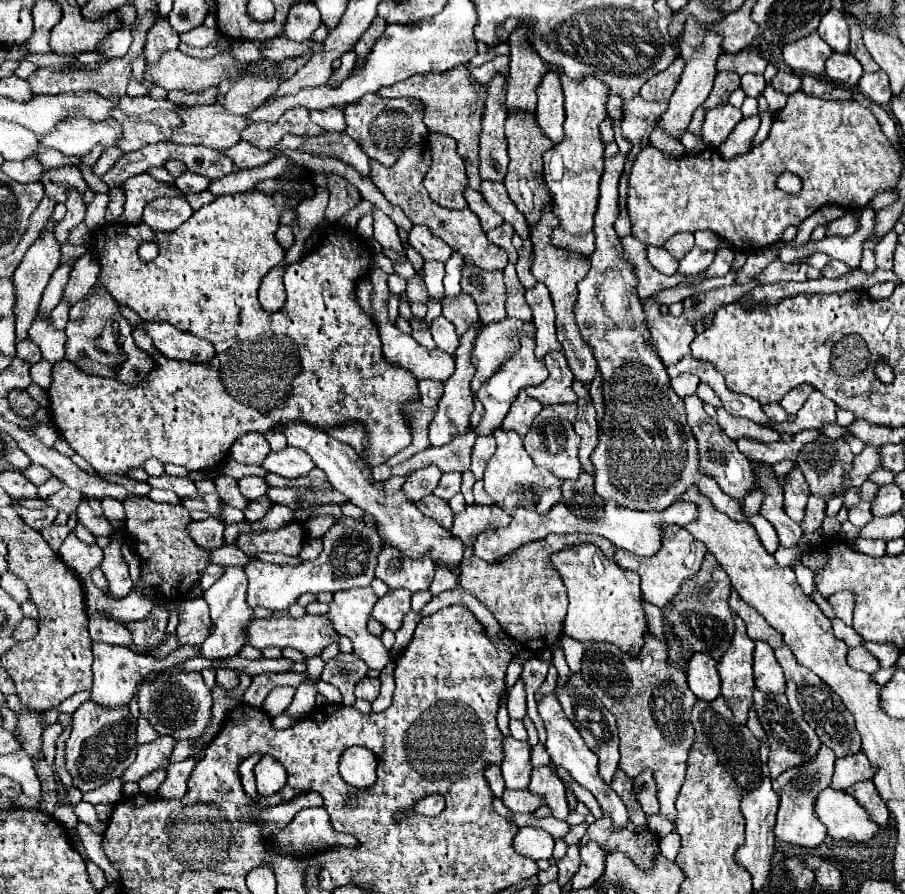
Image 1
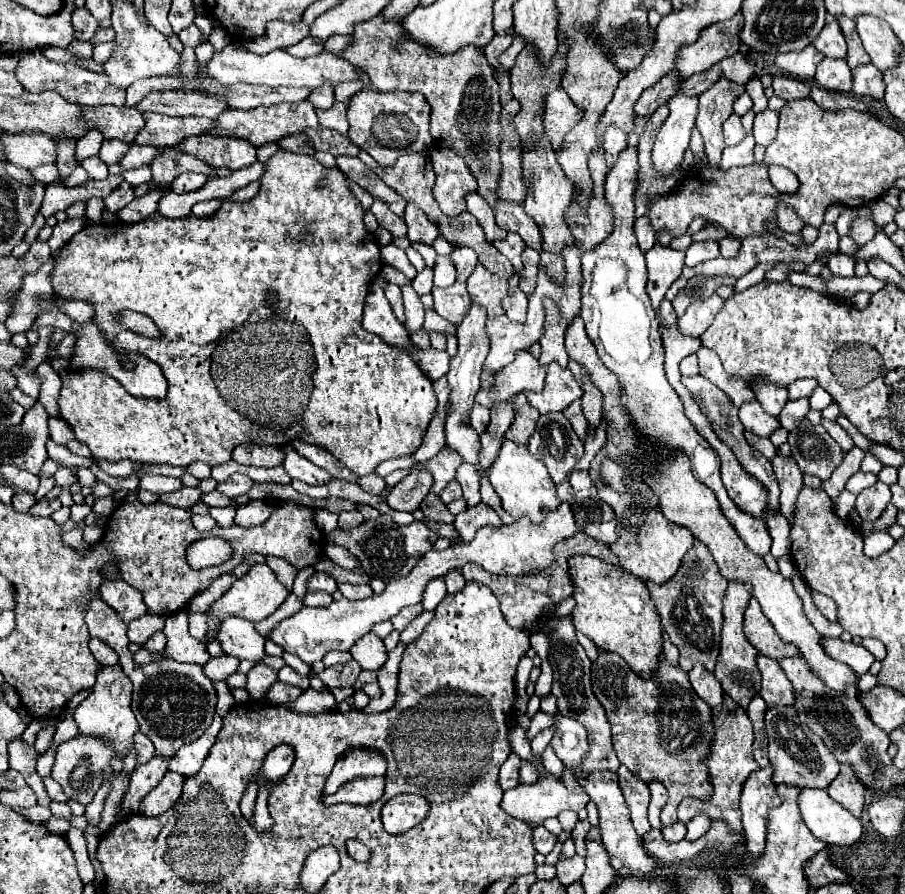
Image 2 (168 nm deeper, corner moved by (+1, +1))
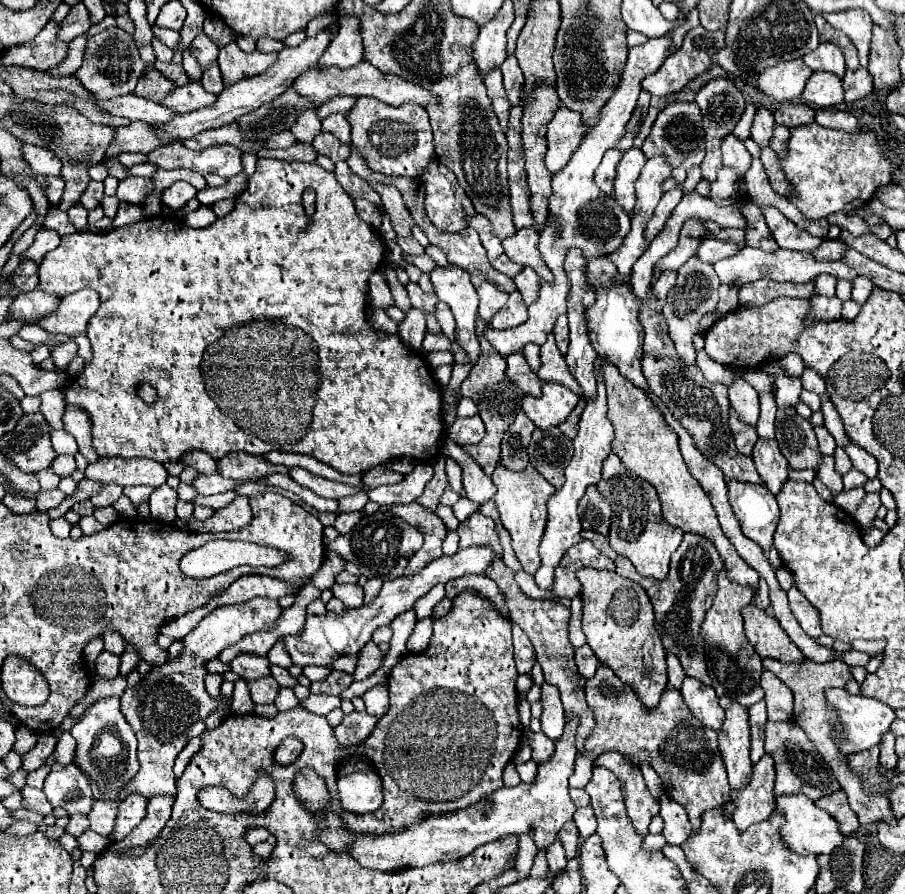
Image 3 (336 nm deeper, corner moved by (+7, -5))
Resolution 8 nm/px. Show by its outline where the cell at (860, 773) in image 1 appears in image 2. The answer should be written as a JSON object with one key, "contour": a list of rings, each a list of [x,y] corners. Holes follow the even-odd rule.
{"contour":[[[850,764],[840,766],[840,774],[832,780],[832,784],[826,790],[838,804],[848,808],[858,818],[862,816],[866,786],[856,778],[854,768]]]}

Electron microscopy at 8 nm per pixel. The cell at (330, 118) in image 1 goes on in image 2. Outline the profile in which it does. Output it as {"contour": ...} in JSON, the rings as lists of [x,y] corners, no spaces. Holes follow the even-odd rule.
{"contour":[[[334,102],[334,106],[326,110],[316,110],[320,126],[338,130],[340,134],[348,134],[348,120],[346,120],[346,104],[344,102]]]}

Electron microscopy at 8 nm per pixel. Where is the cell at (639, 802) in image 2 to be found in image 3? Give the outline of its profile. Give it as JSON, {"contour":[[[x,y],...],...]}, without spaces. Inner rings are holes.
{"contour":[[[604,752],[596,758],[596,764],[616,774],[616,778],[622,784],[622,794],[626,800],[628,816],[636,832],[640,836],[646,836],[650,820],[660,812],[660,804],[648,792],[640,768],[636,768],[636,764],[628,764],[628,760],[620,756],[620,752]]]}

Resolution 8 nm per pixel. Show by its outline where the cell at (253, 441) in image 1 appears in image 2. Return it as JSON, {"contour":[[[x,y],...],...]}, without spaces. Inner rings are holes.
{"contour":[[[244,442],[234,448],[232,460],[236,460],[238,464],[244,464],[244,466],[272,468],[272,466],[282,464],[284,452],[280,452],[278,446],[258,446],[254,442],[248,442],[248,444]]]}

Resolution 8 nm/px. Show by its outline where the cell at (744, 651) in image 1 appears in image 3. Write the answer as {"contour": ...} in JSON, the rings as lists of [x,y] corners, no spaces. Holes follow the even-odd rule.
{"contour":[[[726,568],[718,572],[718,592],[714,596],[712,608],[706,612],[702,622],[702,636],[704,636],[704,656],[708,664],[708,672],[712,678],[712,688],[718,696],[730,696],[732,700],[752,706],[764,698],[764,690],[760,688],[762,676],[762,660],[754,652],[752,644],[748,644],[744,636],[744,622],[740,610],[752,602],[754,588],[736,584],[728,580]]]}

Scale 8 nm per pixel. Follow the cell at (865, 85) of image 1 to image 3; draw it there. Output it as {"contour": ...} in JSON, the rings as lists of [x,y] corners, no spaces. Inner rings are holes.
{"contour":[[[858,68],[858,70],[846,70],[844,78],[844,94],[846,94],[846,102],[854,102],[858,98],[866,98],[874,86],[872,86],[872,76],[866,68]]]}

